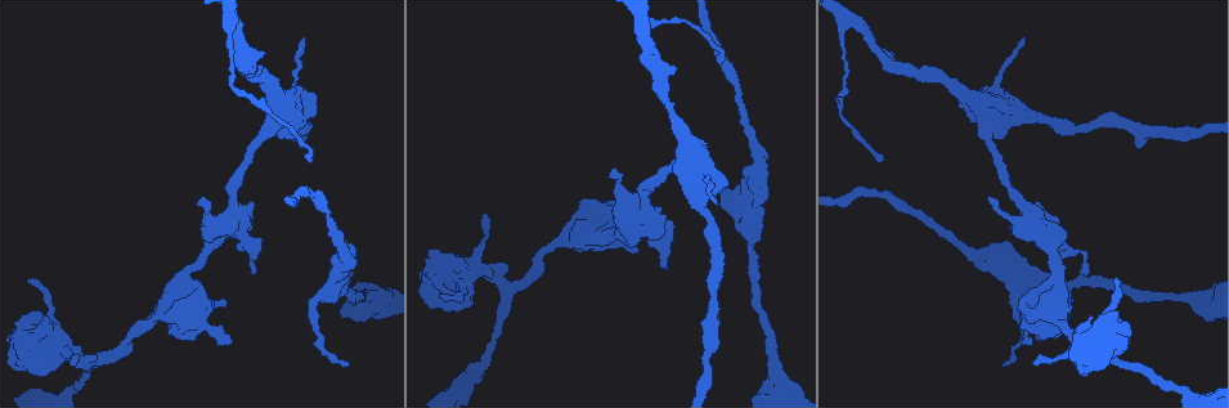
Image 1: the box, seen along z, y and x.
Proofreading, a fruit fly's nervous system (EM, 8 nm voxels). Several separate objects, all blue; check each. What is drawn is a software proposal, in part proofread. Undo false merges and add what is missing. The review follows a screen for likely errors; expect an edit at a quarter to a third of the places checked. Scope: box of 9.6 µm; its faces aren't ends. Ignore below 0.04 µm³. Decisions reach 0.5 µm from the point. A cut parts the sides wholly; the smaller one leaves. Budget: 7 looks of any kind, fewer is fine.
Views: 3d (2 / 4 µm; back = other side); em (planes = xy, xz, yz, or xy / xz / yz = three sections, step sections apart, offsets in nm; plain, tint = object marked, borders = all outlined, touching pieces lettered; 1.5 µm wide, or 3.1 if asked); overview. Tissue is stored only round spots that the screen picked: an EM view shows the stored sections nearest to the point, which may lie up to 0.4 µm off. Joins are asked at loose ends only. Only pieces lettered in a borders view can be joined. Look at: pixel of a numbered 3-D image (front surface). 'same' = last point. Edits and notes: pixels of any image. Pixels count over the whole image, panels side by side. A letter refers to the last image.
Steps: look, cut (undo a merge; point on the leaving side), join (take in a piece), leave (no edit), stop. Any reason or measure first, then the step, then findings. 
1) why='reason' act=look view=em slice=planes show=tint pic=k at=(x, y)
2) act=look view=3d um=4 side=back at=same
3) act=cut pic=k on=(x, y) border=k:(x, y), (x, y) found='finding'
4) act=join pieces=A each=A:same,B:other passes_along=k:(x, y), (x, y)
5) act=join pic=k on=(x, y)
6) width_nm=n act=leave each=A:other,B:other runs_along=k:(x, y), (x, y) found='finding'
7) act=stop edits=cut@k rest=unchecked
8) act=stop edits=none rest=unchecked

why='three-way junction' act=look view=em slice=xz step=8 show=tint pic=1 at=(502, 286)

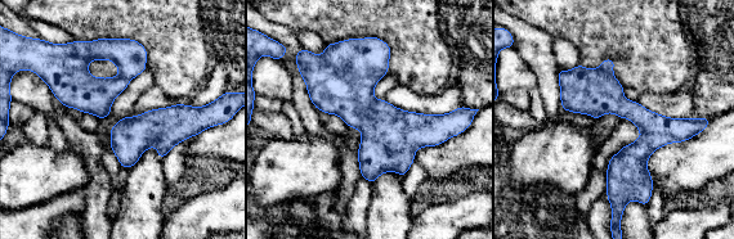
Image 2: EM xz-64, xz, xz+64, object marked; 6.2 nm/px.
act=look view=em slice=planes show=borders at=same

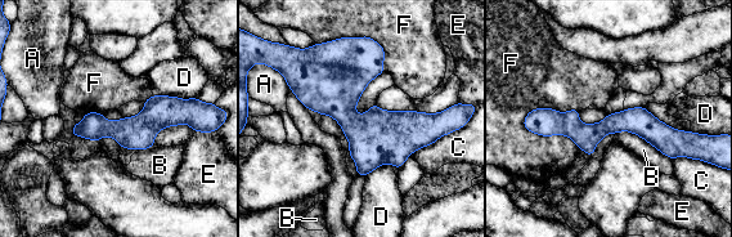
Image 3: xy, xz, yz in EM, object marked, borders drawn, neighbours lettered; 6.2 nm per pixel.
width_nm=170 act=leave each=A:other,B:other,C:other,D:other,E:other,F:other border=3:(615, 133), (632, 132), (672, 159) found='all the same neuron'

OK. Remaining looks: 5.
why='an open end' act=look view=3d um=2 pic=1 at=(1032, 362)

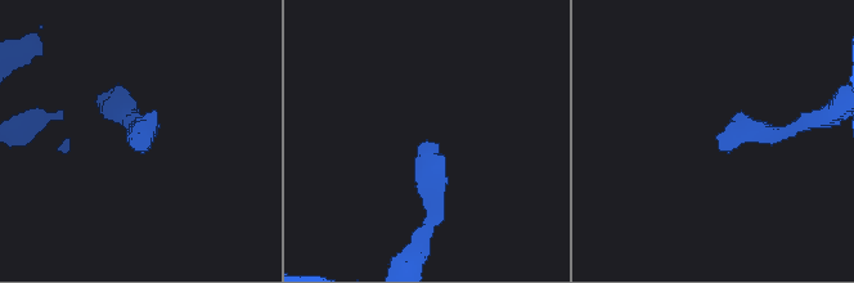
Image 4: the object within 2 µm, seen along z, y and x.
why='now the EM' act=look view=em slice=planes show=borders pic=4 at=(146, 148)

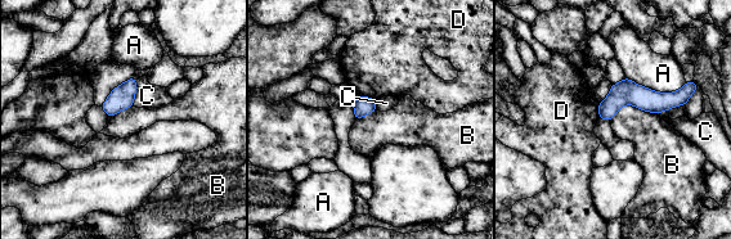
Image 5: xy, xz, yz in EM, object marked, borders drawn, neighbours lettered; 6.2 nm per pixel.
act=leave each=A:other,B:other,C:other,D:other found='none of them fits'

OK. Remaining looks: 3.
why='thick turns thin' act=look view=3d um=2 pic=1 at=(1182, 391)

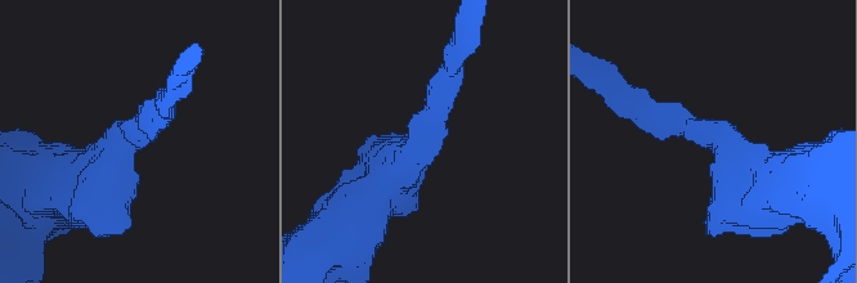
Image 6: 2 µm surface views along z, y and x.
arm_widths_nm=170,360 act=look view=em um=3.1 slice=xz step=8 show=tint pic=6 at=(709, 134)

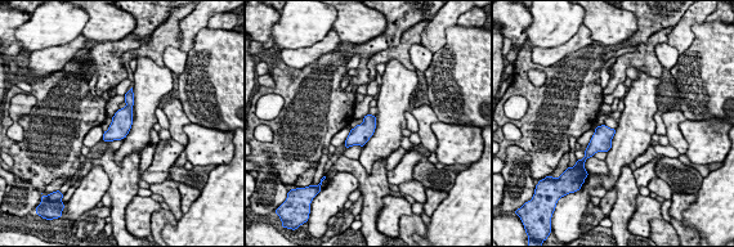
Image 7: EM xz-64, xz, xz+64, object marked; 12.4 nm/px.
act=look view=em um=3.1 slice=planes show=borders at=same

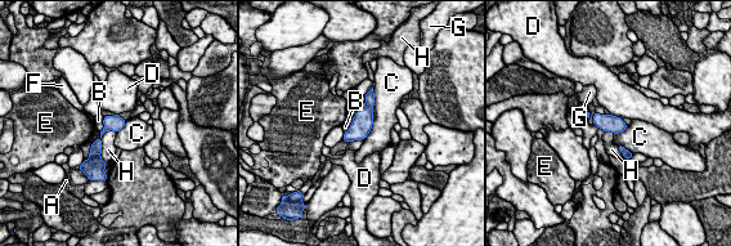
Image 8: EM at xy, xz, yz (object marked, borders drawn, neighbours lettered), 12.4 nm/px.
act=leave each=A:other,B:other,C:other,D:other,E:other,F:other,G:other,H:other runs_along=8:(119, 120), (102, 133), (95, 155) found='all the same neuron'

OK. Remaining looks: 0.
act=stop edits=none rest=unchecked

